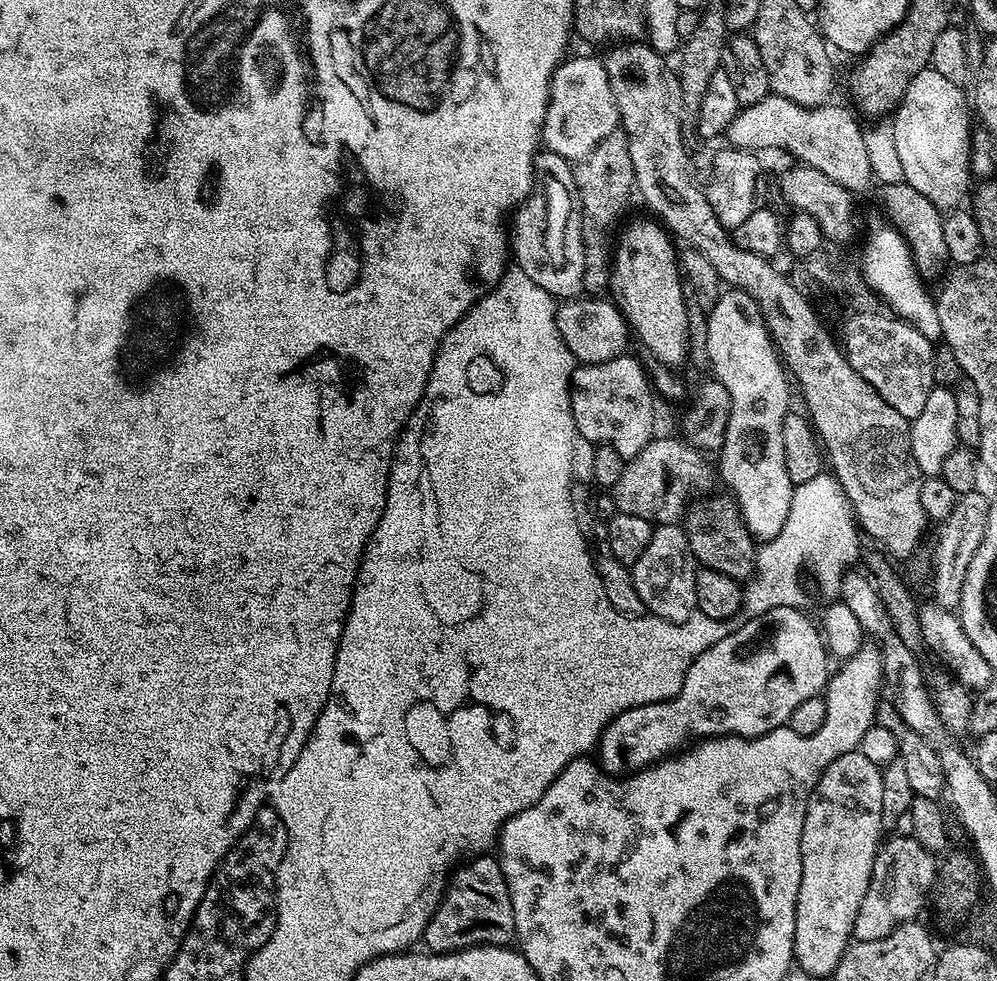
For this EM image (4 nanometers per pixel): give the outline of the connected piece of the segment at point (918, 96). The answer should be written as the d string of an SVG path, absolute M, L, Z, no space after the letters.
M931 66L924 68L910 82L904 96L896 106L892 119L891 130L894 134L895 150L901 159L902 172L906 184L930 200L941 212L959 209L969 195L972 181L970 166L972 129L970 130L970 110L966 108L965 91L948 81Z

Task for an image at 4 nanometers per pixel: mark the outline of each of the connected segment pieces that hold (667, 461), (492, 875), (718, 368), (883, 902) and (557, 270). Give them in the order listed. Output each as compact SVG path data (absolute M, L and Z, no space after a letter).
M653 438L634 459L625 463L617 484L610 489L616 511L646 518L653 526L677 523L689 507L692 492L710 487L712 476L714 480L713 465L711 468L704 460L707 460L705 453L683 439Z
M477 855L461 863L451 873L444 897L430 918L422 940L428 943L427 951L432 954L461 952L464 948L508 946L516 940L514 906L510 902L510 890L495 855Z
M724 290L721 291L718 302L707 313L708 329L706 330L706 347L709 350L709 362L711 364L710 372L715 379L720 381L722 386L726 386L726 390L730 394L731 414L730 422L726 426L726 438L722 442L722 446L718 449L718 457L720 456L720 468L718 464L718 476L724 479L724 484L729 488L731 495L734 497L736 505L740 508L740 516L744 520L744 525L757 541L767 542L772 540L778 534L782 534L782 526L786 526L786 518L790 514L790 502L792 501L793 483L790 474L786 474L786 454L782 450L782 422L788 417L792 400L792 392L788 389L788 380L790 384L790 376L786 371L786 364L782 359L777 345L774 343L773 333L768 331L767 324L764 323L764 313L756 304L756 299L748 292L743 290Z
M894 836L881 845L872 867L871 882L860 907L860 914L855 918L853 941L865 944L878 941L888 936L900 924L915 921L925 902L926 896L935 887L938 872L935 855L927 851L916 839L903 841Z
M547 150L537 151L532 163L532 190L510 216L510 252L514 257L515 267L534 278L534 282L553 298L576 298L584 292L586 232L584 223L580 220L580 199L574 186L572 170L573 165L558 154Z

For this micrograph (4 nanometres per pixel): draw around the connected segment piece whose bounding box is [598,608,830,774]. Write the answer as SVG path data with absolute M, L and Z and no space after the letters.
M775 608L769 612L765 612L759 618L748 618L748 621L741 626L740 629L729 631L728 635L723 636L718 643L710 646L702 655L697 658L690 666L690 670L684 679L684 685L675 700L663 700L657 704L647 704L646 706L638 706L626 710L622 714L618 714L604 728L604 733L600 735L598 741L598 763L605 772L609 774L624 774L629 770L639 770L648 767L650 764L656 763L658 760L665 759L673 754L681 751L683 742L687 736L696 736L692 738L751 738L754 736L765 736L767 732L773 732L775 728L783 728L788 723L790 714L794 714L794 710L798 710L798 706L802 706L808 700L812 700L815 696L821 695L827 689L830 679L830 667L828 668L828 660L830 661L830 653L824 643L824 638L819 627L816 628L803 616L800 608Z

